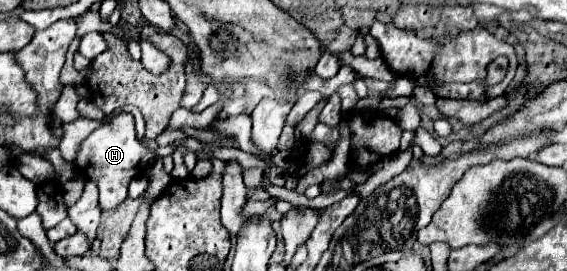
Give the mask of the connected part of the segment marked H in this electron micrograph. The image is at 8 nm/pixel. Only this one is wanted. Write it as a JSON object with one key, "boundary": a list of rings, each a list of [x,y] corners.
{"boundary":[[[119,113],[109,123],[103,123],[87,139],[83,139],[79,143],[75,169],[87,177],[89,167],[93,167],[93,181],[99,189],[99,207],[101,207],[101,211],[109,211],[127,199],[129,183],[143,175],[143,167],[147,171],[147,163],[153,157],[155,157],[155,153],[137,141],[133,115],[131,113]]]}

